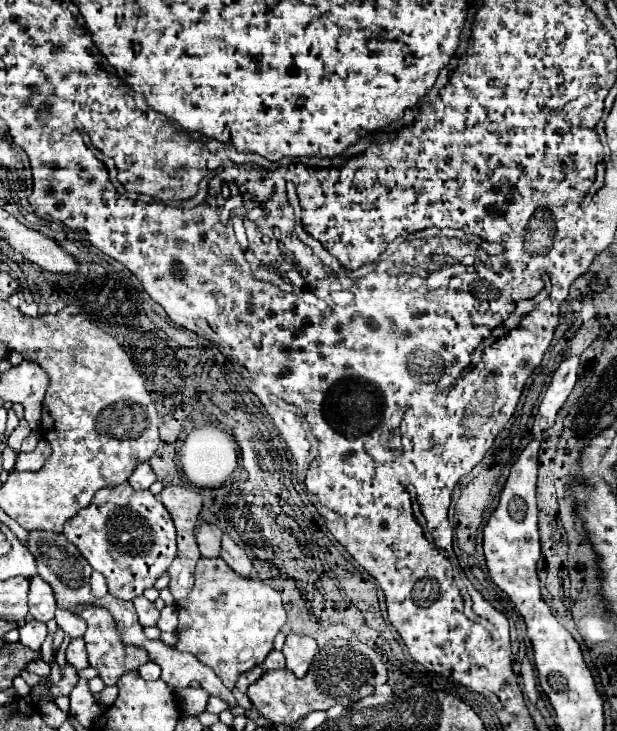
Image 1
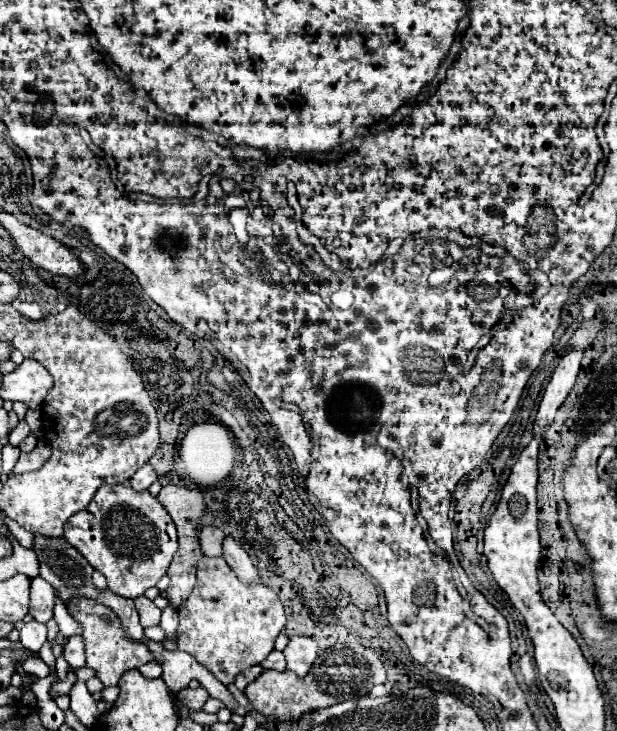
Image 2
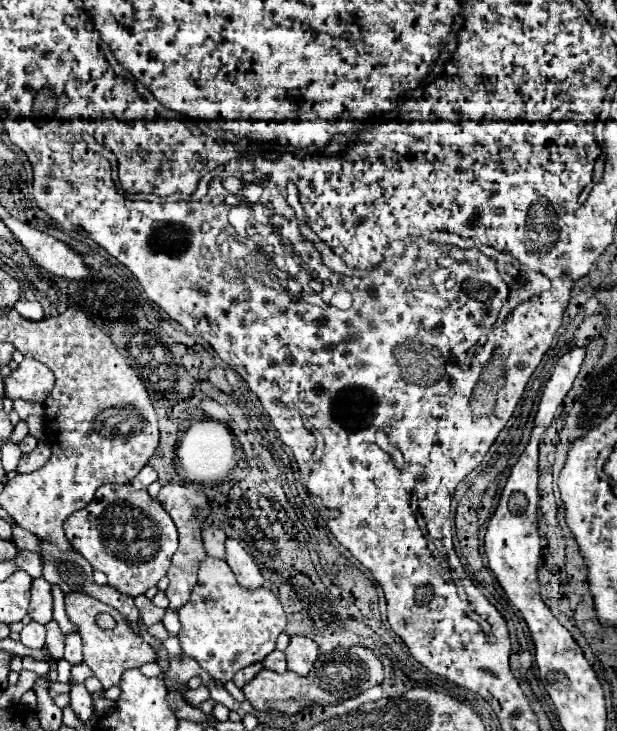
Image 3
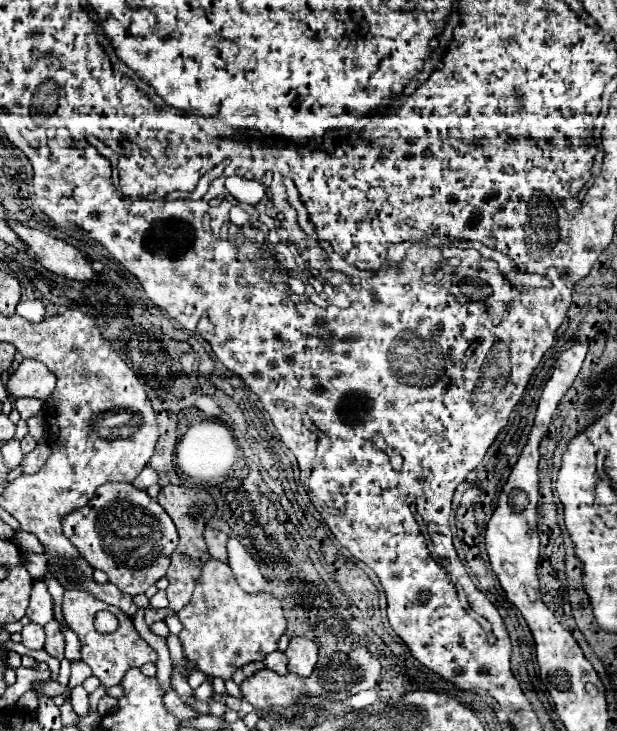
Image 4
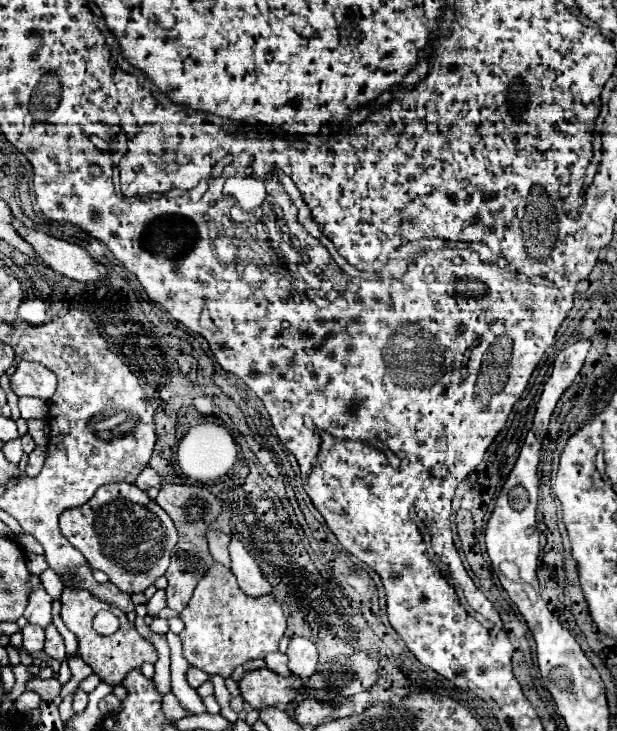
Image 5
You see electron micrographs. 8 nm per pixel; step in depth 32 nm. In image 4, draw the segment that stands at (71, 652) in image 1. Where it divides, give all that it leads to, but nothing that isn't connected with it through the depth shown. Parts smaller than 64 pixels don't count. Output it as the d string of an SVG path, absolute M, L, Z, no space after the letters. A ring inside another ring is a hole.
M60 624L60 630L66 638L66 658L68 660L80 660L80 640L78 640L78 636L72 630L64 628L62 624Z

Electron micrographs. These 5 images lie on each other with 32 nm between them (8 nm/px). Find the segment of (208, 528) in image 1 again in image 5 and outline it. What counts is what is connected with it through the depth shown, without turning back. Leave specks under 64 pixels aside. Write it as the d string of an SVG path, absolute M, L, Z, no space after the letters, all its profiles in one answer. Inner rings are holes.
M210 530L208 532L208 546L210 546L210 554L214 556L216 562L224 564L226 568L230 568L230 556L228 556L228 544L230 544L230 536L224 532L216 532Z

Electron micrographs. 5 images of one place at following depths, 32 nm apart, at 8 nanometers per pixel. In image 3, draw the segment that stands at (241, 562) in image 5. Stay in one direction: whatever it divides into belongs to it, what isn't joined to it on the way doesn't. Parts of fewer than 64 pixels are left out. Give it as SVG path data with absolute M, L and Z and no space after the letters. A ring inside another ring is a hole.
M234 538L226 540L226 562L232 568L232 572L236 574L240 586L244 586L248 590L256 590L256 588L264 586L264 578L256 566L256 562Z

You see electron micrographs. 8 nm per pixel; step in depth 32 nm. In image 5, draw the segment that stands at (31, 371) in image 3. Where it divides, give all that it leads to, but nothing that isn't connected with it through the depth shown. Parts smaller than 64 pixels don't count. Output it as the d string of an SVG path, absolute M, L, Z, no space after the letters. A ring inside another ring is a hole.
M20 362L10 376L10 386L16 396L50 398L56 390L56 374L36 362Z

